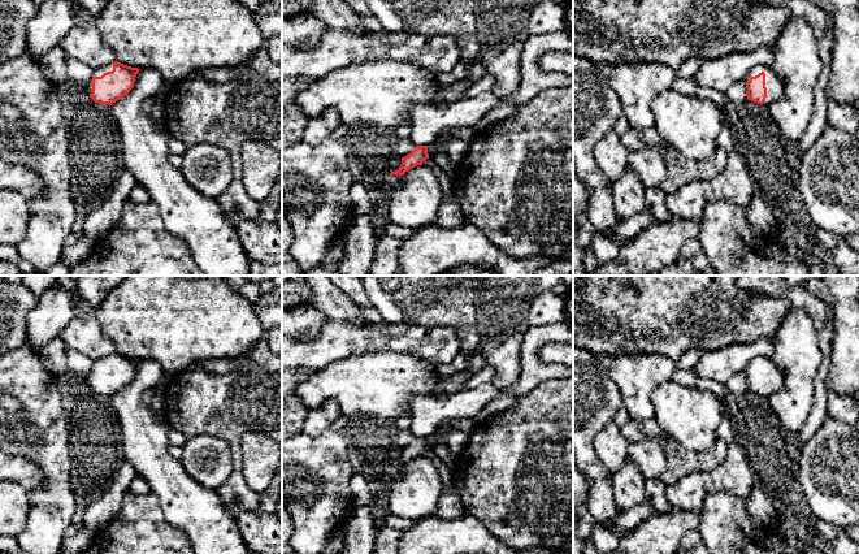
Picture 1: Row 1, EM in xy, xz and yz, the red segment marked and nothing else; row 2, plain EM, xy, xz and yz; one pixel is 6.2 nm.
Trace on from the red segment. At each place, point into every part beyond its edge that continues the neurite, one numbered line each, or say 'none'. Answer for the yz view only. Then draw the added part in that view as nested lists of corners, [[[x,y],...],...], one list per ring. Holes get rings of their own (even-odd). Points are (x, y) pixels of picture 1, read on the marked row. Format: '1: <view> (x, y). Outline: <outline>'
1: yz (775, 85). Outline: [[[767,65],[754,66],[746,73],[743,79],[749,82],[751,77],[755,77],[762,72],[765,73],[765,87],[767,87],[767,98],[762,105],[767,107],[777,101],[782,96],[785,91],[785,82],[778,77],[778,74],[771,66]]]

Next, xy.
1: xy (99, 72). Outline: [[[108,64],[108,65],[100,66],[97,69],[94,69],[92,77],[101,77],[104,73],[112,72],[112,70],[113,70],[113,64]]]

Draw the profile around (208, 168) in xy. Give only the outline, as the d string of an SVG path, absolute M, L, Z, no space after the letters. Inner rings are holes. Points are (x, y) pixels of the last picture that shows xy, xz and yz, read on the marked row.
M217 144L187 147L179 168L183 178L205 196L218 198L231 185L230 153Z

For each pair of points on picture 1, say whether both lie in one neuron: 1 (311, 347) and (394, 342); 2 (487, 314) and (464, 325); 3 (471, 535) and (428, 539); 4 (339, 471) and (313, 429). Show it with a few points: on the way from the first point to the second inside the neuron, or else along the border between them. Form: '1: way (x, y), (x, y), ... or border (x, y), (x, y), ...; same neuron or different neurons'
1: way (332, 343), (335, 341), (373, 341); same neuron
2: border (473, 290), (474, 325), (478, 336), (477, 350); different neurons
3: way (460, 537), (438, 539); same neuron
4: border (339, 414), (316, 436), (308, 436), (302, 432); different neurons

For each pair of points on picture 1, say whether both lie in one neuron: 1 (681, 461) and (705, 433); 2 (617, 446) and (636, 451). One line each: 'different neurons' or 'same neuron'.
1: different neurons
2: different neurons

